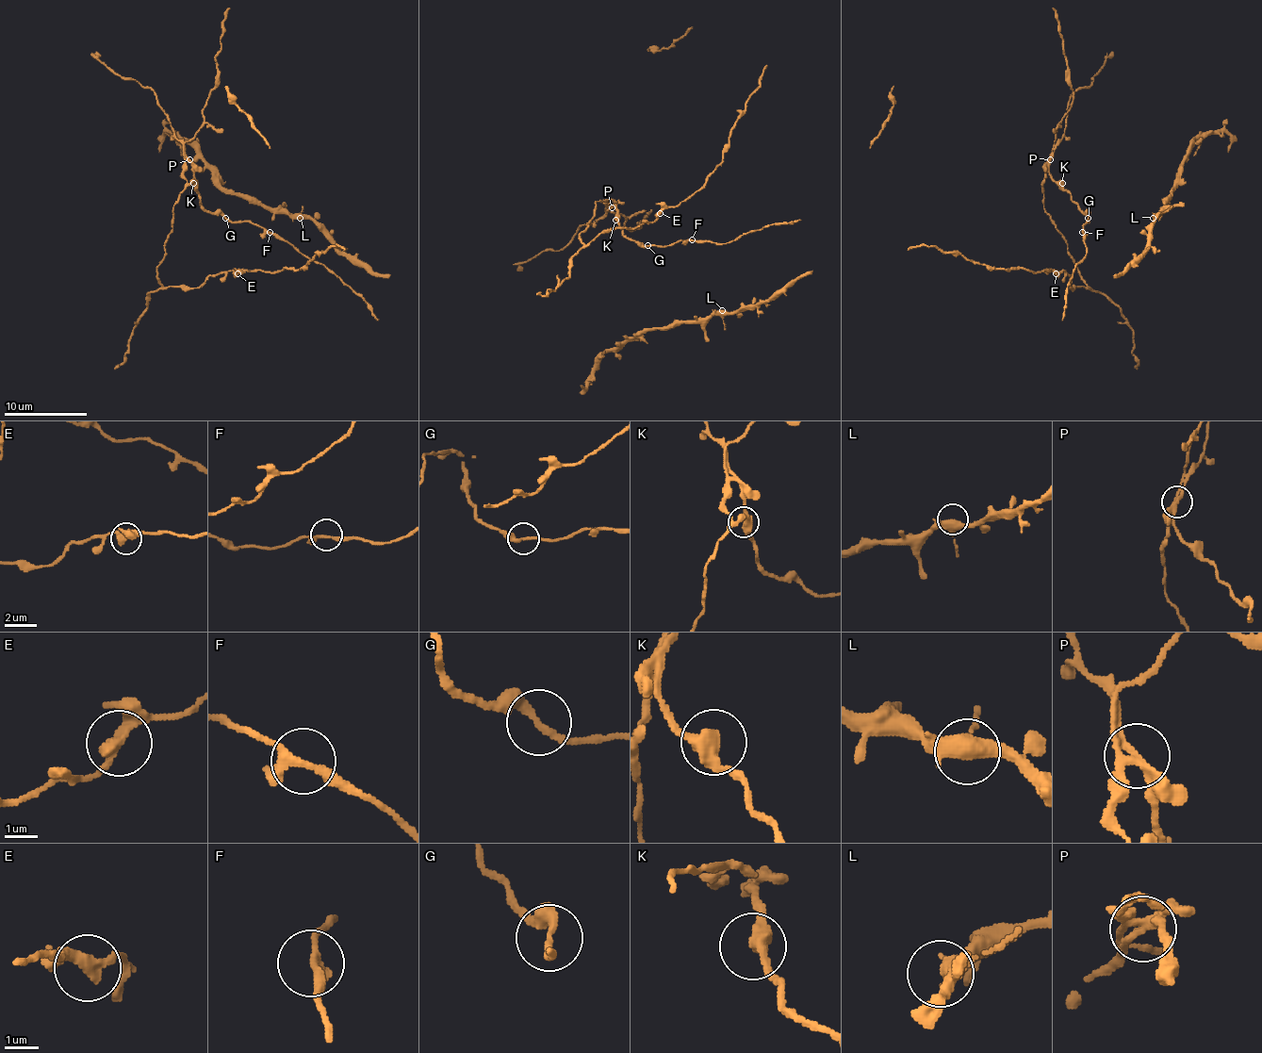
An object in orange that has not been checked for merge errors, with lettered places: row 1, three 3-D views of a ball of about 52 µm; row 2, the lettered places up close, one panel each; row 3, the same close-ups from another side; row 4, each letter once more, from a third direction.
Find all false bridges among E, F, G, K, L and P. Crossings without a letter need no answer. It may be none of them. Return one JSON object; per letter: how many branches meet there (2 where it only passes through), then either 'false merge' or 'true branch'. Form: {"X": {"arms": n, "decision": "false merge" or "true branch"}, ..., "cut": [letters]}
{"E": {"arms": 2, "decision": "true branch"}, "F": {"arms": 3, "decision": "true branch"}, "G": {"arms": 2, "decision": "true branch"}, "K": {"arms": 2, "decision": "true branch"}, "L": {"arms": 4, "decision": "true branch"}, "P": {"arms": 3, "decision": "false merge"}, "cut": ["P"]}

